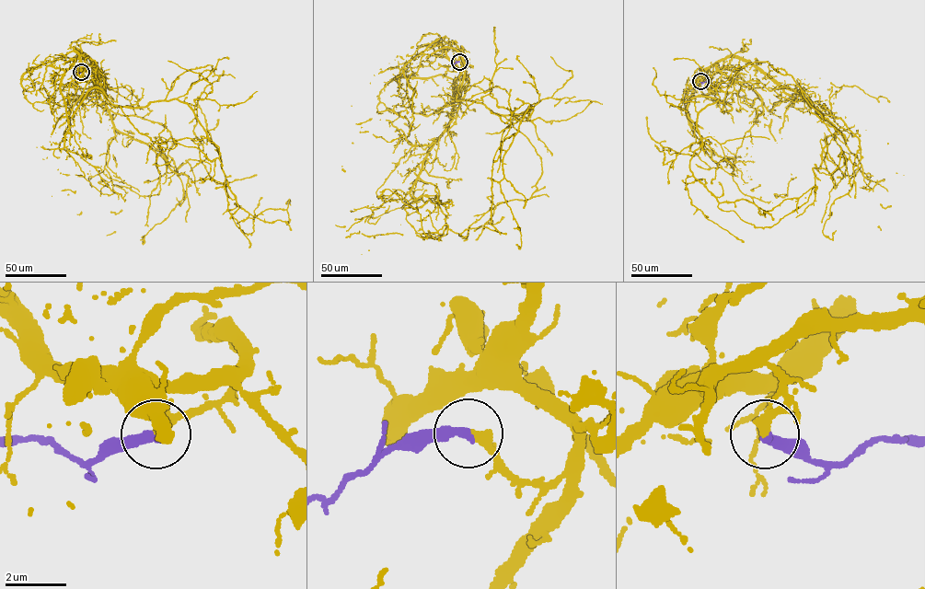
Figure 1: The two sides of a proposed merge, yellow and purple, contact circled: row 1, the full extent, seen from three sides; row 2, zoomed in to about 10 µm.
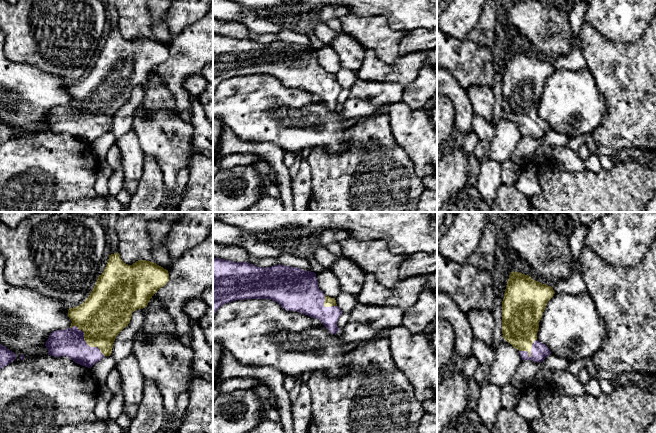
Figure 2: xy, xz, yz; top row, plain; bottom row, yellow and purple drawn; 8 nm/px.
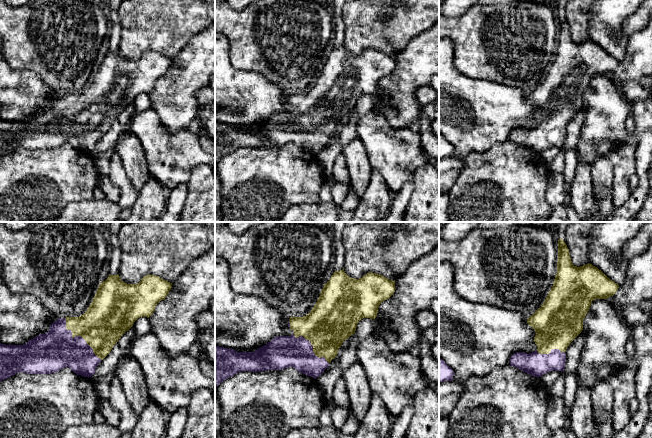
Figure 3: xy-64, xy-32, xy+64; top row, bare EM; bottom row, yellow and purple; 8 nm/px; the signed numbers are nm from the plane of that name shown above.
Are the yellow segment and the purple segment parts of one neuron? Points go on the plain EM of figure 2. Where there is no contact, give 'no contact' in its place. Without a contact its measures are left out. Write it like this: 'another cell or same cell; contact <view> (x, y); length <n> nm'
same cell; contact xy (84, 115); length 360 nm

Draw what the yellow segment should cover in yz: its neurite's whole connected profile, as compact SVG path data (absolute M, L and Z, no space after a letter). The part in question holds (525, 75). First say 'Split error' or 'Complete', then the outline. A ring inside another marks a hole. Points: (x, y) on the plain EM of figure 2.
Split error. M512 47L502 77L503 114L516 124L522 136L543 138L551 130L537 116L542 90L555 68L529 51Z

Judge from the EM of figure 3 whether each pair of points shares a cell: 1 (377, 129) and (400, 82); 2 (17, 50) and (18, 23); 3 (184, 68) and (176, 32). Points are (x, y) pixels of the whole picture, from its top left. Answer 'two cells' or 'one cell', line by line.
1: two cells
2: one cell
3: two cells

